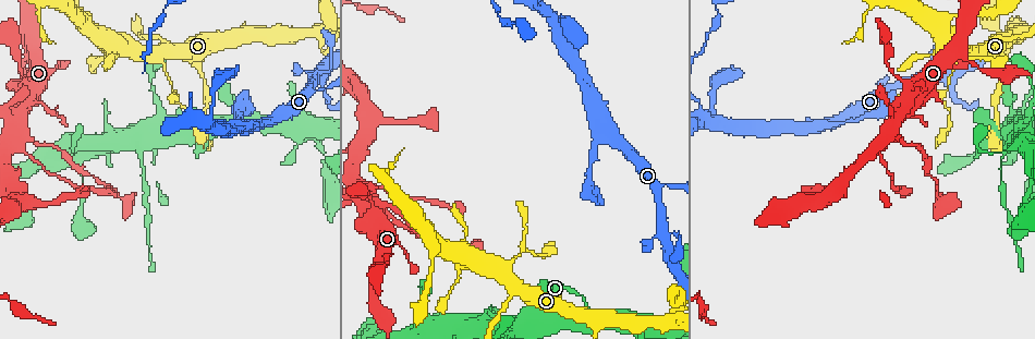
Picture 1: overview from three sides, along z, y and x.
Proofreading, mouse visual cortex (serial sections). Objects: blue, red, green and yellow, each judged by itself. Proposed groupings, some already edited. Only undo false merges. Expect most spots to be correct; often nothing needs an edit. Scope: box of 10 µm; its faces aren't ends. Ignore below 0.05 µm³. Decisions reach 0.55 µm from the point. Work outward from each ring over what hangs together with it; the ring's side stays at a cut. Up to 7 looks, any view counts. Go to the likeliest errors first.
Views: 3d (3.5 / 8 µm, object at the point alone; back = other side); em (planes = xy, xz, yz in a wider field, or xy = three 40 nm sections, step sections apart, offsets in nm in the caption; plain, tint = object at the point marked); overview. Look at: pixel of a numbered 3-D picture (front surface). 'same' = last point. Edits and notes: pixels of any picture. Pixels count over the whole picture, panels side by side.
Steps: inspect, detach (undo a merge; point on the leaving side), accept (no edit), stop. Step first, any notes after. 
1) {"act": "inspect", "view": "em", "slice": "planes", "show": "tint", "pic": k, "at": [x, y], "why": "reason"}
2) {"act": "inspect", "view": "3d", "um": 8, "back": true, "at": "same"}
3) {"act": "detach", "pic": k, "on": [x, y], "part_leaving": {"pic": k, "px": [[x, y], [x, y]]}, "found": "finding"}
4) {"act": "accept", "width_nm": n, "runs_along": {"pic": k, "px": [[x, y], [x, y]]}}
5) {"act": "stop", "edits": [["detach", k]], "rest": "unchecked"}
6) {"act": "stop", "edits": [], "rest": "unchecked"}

{"act": "inspect", "view": "3d", "um": 3.5, "back": true, "pic": 1, "at": [24, 152], "why": "calibre changes"}

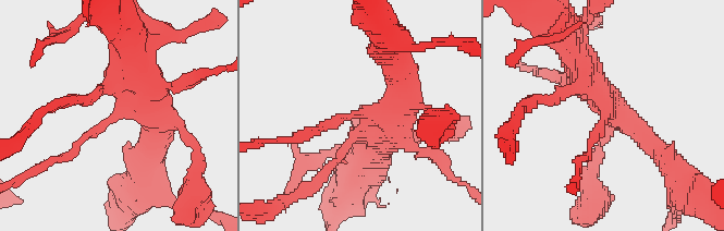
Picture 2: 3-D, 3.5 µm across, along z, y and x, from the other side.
{"act": "inspect", "view": "em", "slice": "xy", "step": 2, "show": "tint", "pic": 2, "at": [114, 114], "why": "now the EM"}

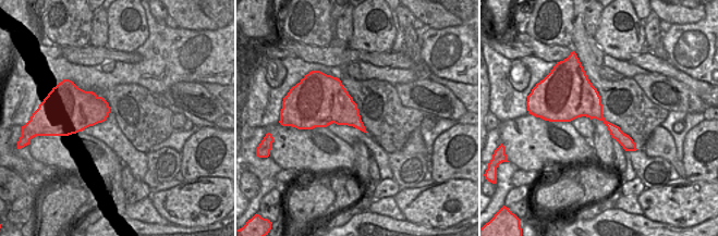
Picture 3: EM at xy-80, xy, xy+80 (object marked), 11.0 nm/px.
{"act": "accept", "width_nm": 360, "runs_along": {"pic": 2, "px": [[135, 61], [145, 90], [61, 158]]}, "found": "all the same cell"}

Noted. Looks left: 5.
{"act": "inspect", "view": "3d", "um": 3.5, "pic": 1, "at": [163, 39], "why": "small branch off a trunk"}

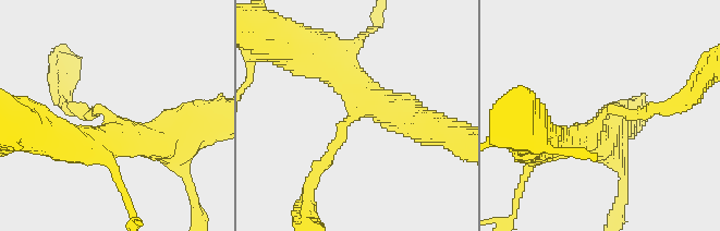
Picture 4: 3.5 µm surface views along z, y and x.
{"act": "inspect", "view": "em", "slice": "xy", "step": 1, "show": "tint", "pic": 4, "at": [110, 114], "arms": 3, "arm_widths_nm": [150, 350, 450]}

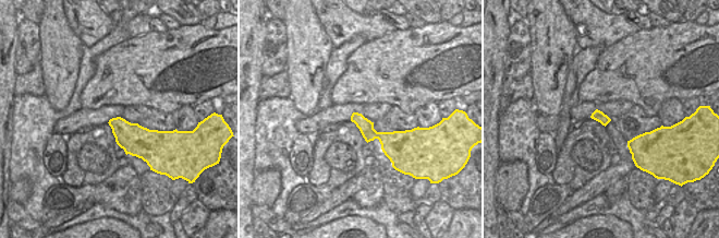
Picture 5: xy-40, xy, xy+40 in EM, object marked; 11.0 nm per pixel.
{"act": "inspect", "view": "em", "slice": "xy", "step": 2, "show": "tint", "at": "same"}

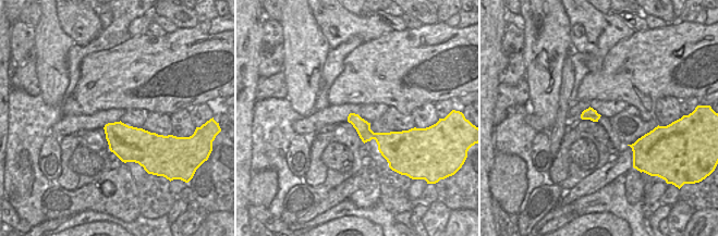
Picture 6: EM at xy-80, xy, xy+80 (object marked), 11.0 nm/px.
{"act": "accept", "runs_along": {"pic": 4, "px": [[406, 117], [370, 99], [317, 172]]}, "found": "one cell here"}

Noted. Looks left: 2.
{"act": "inspect", "view": "3d", "um": 8, "pic": 1, "at": [948, 87], "why": "narrows sharply"}

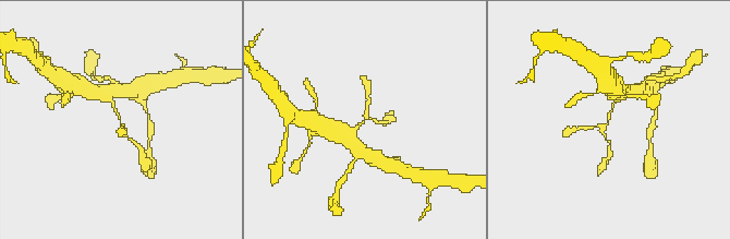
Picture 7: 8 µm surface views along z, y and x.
{"act": "inspect", "view": "em", "slice": "planes", "show": "tint", "at": "same"}

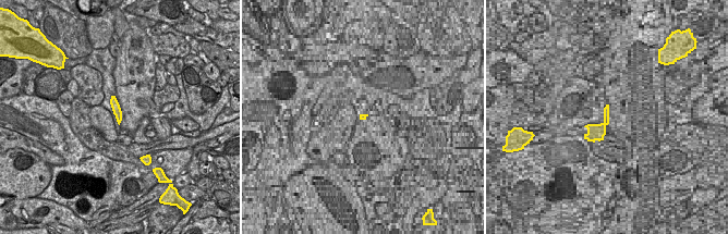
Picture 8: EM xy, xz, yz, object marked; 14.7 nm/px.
{"act": "accept", "runs_along": {"pic": 7, "px": [[108, 97], [120, 119], [121, 133], [136, 144]]}, "found": "one cell here"}

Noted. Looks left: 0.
{"act": "stop", "edits": [], "rest": "unchecked"}

